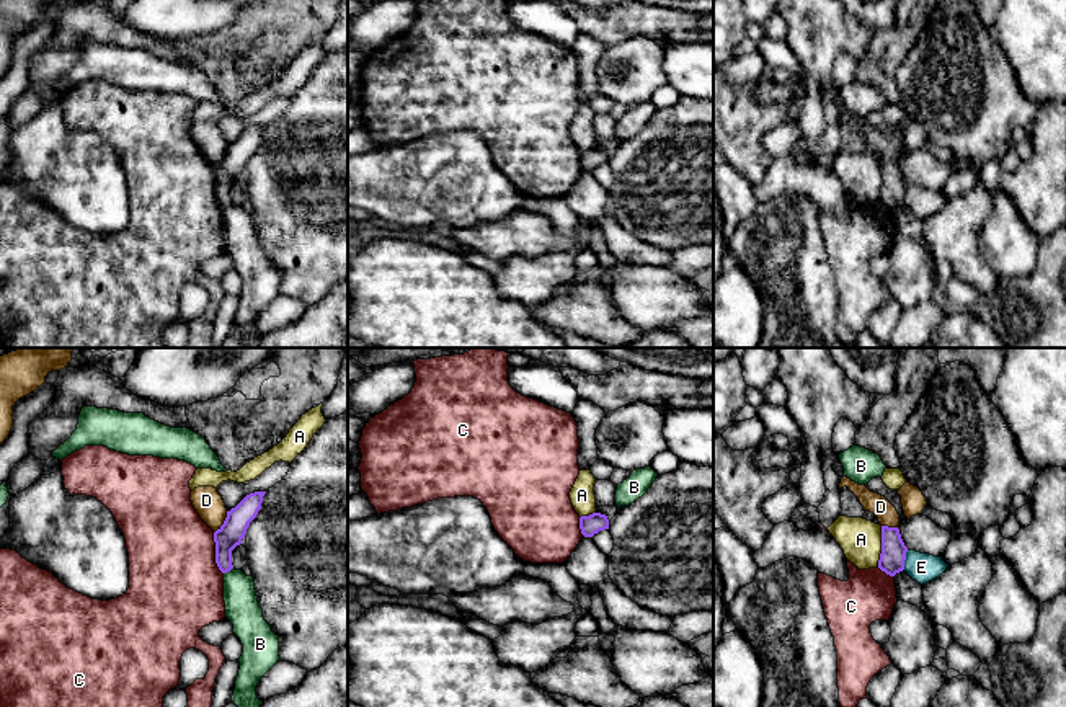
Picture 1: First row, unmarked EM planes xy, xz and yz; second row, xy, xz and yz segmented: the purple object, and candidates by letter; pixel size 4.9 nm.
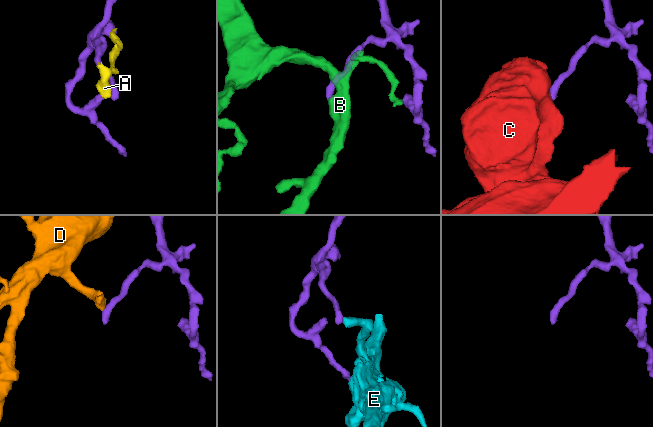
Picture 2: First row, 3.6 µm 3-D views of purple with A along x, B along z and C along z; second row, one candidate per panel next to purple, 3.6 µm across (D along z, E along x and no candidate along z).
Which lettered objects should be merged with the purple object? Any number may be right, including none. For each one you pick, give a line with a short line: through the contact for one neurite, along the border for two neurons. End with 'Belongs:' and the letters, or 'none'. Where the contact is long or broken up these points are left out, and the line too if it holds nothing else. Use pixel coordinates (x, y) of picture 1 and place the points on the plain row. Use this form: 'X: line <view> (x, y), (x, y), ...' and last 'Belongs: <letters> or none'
Belongs: none

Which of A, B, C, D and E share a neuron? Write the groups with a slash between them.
A / B / C / D / E

